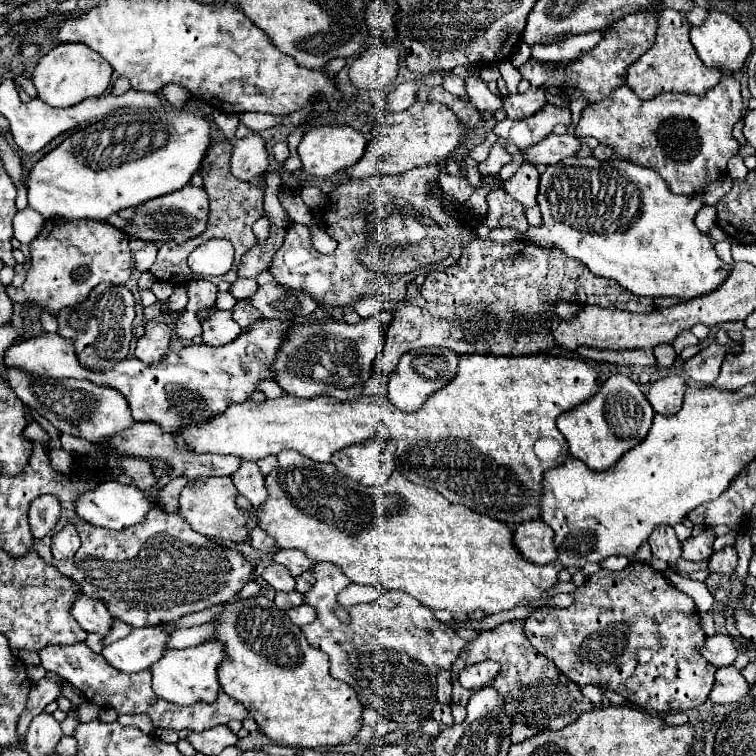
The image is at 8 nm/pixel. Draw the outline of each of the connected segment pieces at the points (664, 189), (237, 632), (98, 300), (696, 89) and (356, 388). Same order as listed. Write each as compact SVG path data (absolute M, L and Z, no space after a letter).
M576 157L562 163L568 169L546 169L540 175L542 227L530 227L528 241L540 247L558 247L568 257L582 261L594 275L614 279L630 293L644 297L692 299L710 293L728 277L710 239L694 225L694 215L704 205L700 195L676 195L652 169L626 159L602 161L602 185L572 185L598 183L582 177L598 179L600 169Z
M258 595L230 603L216 621L218 631L214 639L224 641L228 653L218 667L220 687L230 697L244 703L250 717L258 723L258 729L264 731L276 745L318 749L326 745L350 743L358 735L362 727L362 705L356 693L330 675L328 655L314 649L302 635L300 627L290 621L286 611L276 609L274 601L270 601L266 595Z
M98 285L90 297L58 313L58 335L74 343L76 357L84 369L104 371L124 361L134 329L134 297L124 285Z
M664 9L656 15L656 39L654 45L634 63L626 69L626 85L640 97L640 99L652 99L658 93L664 91L678 91L678 93L706 93L720 81L720 71L706 67L694 45L690 43L690 23L686 17L674 9Z
M366 317L356 325L294 325L276 359L276 381L288 395L306 399L326 395L346 401L362 397L382 345L384 331L374 317Z

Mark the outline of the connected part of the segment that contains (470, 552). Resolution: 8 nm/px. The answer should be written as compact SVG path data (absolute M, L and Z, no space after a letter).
M284 451L278 455L278 467L266 475L266 489L268 489L268 501L260 507L260 513L258 513L258 523L276 539L278 547L284 547L284 549L300 549L306 553L306 557L312 561L312 563L322 563L322 561L328 561L328 563L334 563L338 565L348 577L352 583L358 583L358 585L374 585L374 587L382 587L386 591L392 591L392 589L400 589L408 595L412 595L414 599L418 599L424 607L432 609L432 611L438 611L438 609L446 609L446 611L452 611L452 613L472 613L472 611L482 611L484 615L494 615L498 611L510 611L514 609L516 605L520 605L522 601L534 601L534 599L544 599L546 593L558 583L558 573L564 569L564 565L560 561L552 561L548 565L536 565L536 563L530 563L522 557L522 553L514 547L514 531L504 525L502 521L496 521L488 515L482 515L482 513L476 513L464 505L454 505L450 503L446 497L442 497L440 493L424 487L424 485L416 485L412 481L408 481L400 471L394 471L390 481L382 487L364 487L364 485L356 485L354 481L348 481L346 477L340 477L340 473L336 471L336 467L332 463L316 463L300 453L292 453L292 451Z

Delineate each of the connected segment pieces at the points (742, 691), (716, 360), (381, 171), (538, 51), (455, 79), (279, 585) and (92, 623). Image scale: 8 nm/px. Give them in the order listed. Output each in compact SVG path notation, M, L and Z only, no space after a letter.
M724 667L716 671L714 687L710 693L712 703L738 703L744 697L750 695L750 685L742 677L742 673L736 667Z
M710 343L706 349L702 349L698 355L686 361L686 373L692 377L698 385L710 385L716 381L720 373L720 365L724 361L724 355L732 351L730 347L722 347L718 343Z
M414 103L402 113L388 113L374 129L372 141L362 159L344 169L348 179L366 179L372 175L400 175L414 167L424 167L446 159L456 145L468 139L468 131L462 129L458 117L440 103Z
M592 31L576 37L566 37L554 43L546 43L546 45L536 43L532 45L532 55L534 59L540 59L540 61L556 61L556 63L572 61L572 59L578 59L588 49L592 49L600 39L602 39L602 31Z
M438 69L436 73L442 75L442 79L444 79L442 87L444 87L446 91L450 91L450 93L454 93L454 95L460 95L460 97L466 97L466 91L464 91L464 79L462 79L462 77L454 75L452 71L444 71L444 69Z
M270 563L264 569L262 579L268 581L276 591L294 591L294 587L296 587L296 579L292 577L292 573L288 573L288 569L284 569L284 565L276 565L276 563Z
M82 593L76 595L76 599L70 607L70 613L78 621L78 625L88 633L106 635L108 627L112 623L112 617L110 617L108 609L100 601L96 601L92 597L86 597Z

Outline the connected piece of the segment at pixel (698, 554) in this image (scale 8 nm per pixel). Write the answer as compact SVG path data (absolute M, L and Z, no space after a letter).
M704 529L700 535L690 537L682 543L682 557L686 561L708 561L710 555L714 553L712 543L714 543L712 531Z

